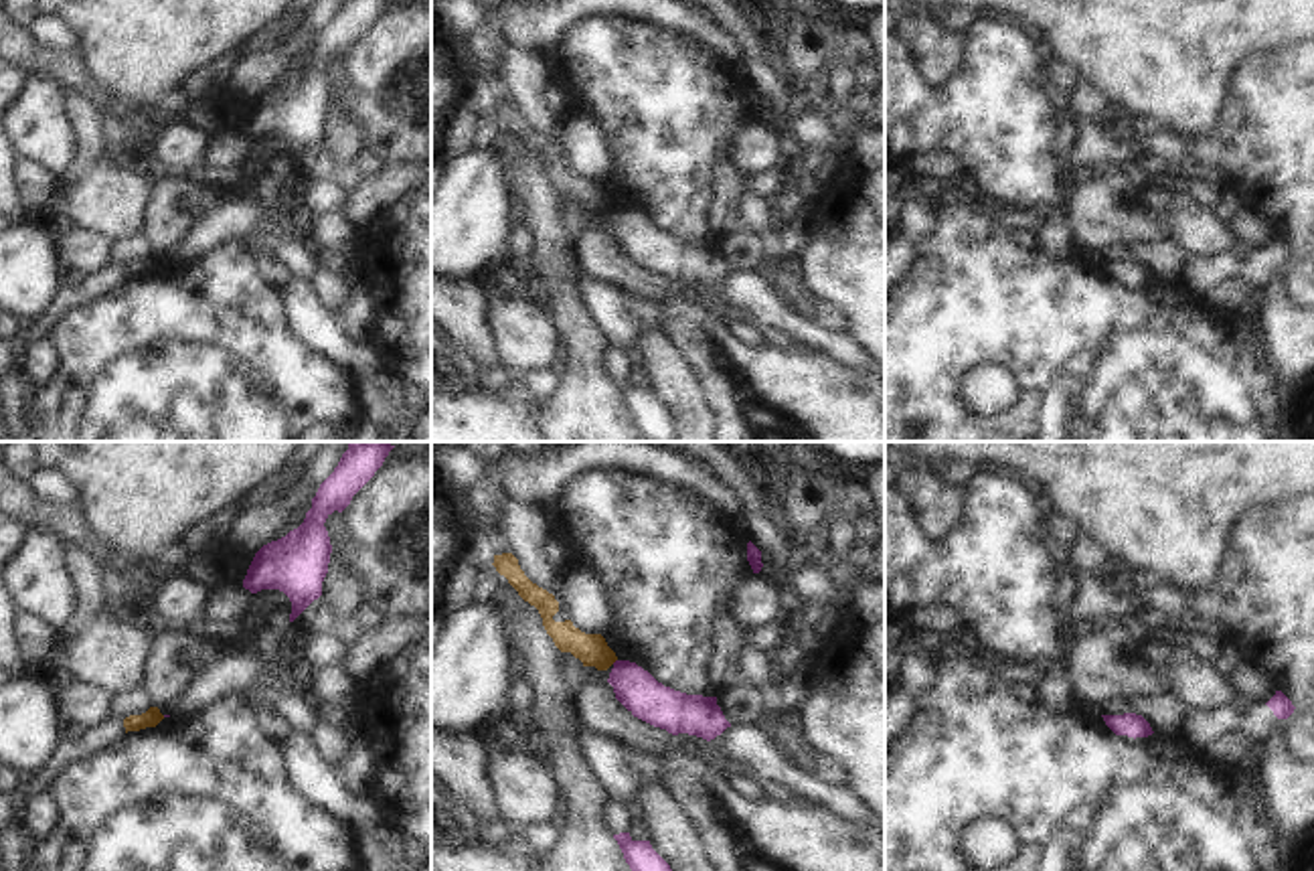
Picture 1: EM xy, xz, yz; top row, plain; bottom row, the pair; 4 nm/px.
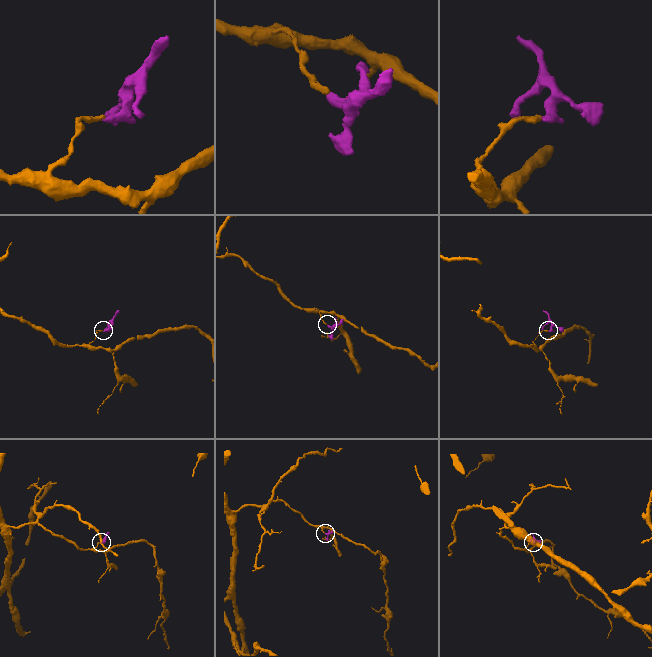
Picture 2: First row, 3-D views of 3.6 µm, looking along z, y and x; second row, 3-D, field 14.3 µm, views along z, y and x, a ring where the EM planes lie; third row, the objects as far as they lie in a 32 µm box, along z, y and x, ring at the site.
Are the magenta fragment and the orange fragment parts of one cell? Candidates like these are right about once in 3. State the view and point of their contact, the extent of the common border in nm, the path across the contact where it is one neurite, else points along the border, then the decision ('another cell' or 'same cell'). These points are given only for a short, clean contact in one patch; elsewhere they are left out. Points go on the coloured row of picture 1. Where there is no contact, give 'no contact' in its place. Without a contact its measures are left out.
no contact; another cell

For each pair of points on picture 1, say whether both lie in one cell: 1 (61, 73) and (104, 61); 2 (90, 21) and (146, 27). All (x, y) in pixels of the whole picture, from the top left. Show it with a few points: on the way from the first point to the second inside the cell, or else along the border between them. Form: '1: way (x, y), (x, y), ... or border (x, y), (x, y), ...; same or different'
1: border (75, 59), (77, 67), (114, 100); different
2: way (104, 21), (132, 21); same

